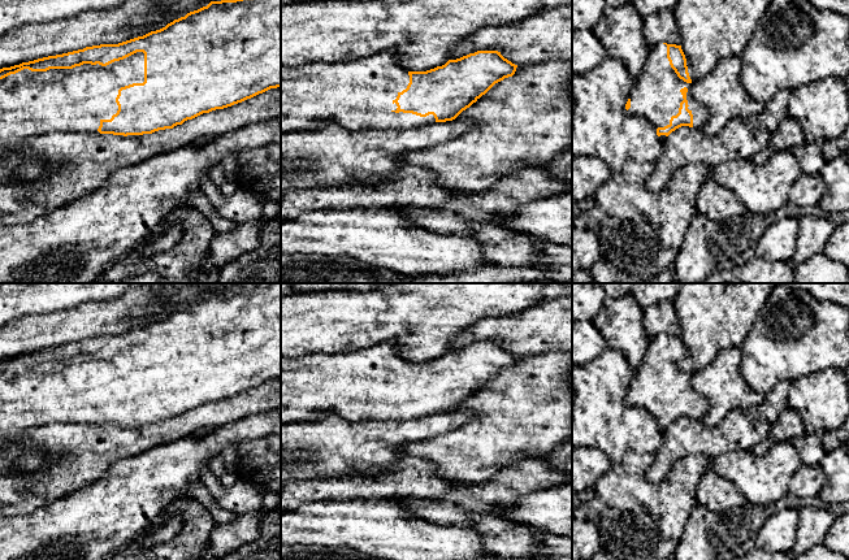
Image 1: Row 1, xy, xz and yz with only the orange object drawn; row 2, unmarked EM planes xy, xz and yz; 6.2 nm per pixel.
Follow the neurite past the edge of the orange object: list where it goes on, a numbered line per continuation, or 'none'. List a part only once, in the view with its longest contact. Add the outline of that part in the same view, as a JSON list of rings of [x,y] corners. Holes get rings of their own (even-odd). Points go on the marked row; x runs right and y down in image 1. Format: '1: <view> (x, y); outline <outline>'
1: xy (73, 100); outline [[[137,52],[107,66],[83,64],[73,69],[49,69],[31,71],[23,69],[0,79],[0,157],[22,149],[30,140],[46,134],[101,135],[98,129],[101,120],[111,120],[117,113],[116,97],[121,87],[144,82],[144,53]]]

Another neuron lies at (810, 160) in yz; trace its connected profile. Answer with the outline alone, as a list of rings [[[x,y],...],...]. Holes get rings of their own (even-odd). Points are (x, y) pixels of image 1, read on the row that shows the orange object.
[[[803,142],[790,149],[797,159],[797,164],[802,173],[819,173],[826,160],[822,155],[822,142]]]

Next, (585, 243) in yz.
[[[572,226],[572,274],[589,270],[599,259],[599,238],[595,230]]]

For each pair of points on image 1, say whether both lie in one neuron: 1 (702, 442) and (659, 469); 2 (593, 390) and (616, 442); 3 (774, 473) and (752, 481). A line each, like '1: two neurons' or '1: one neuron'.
1: one neuron
2: one neuron
3: one neuron

